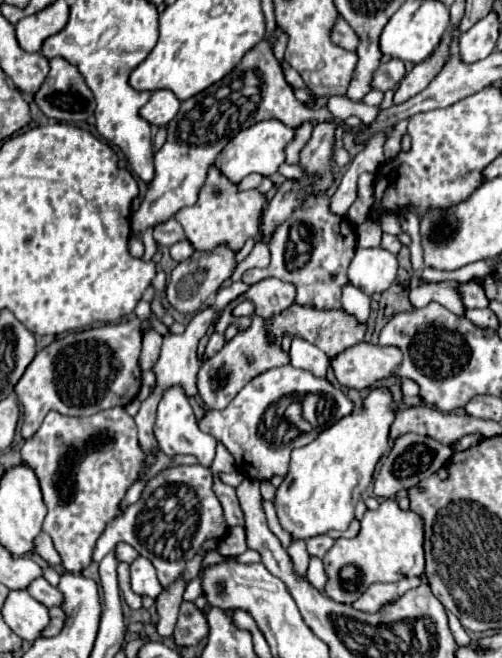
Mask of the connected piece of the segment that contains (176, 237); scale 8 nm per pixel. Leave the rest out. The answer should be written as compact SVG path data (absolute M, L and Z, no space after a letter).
M169 218L161 224L155 226L155 232L153 232L153 238L159 246L167 246L171 248L175 242L183 240L185 238L185 232L183 232L183 226L175 220L175 218Z

